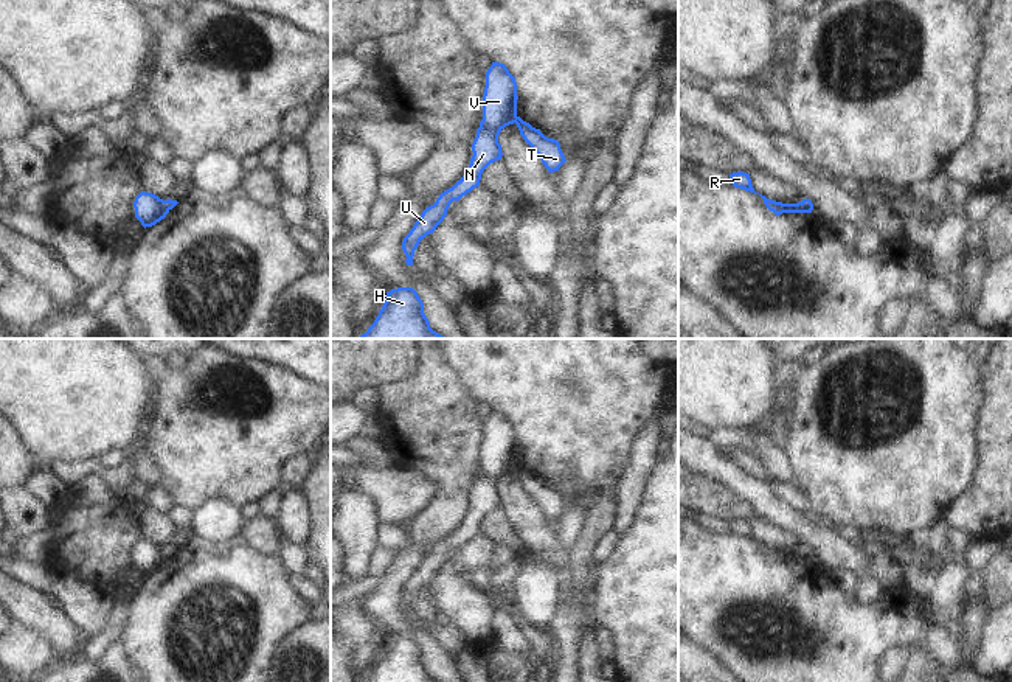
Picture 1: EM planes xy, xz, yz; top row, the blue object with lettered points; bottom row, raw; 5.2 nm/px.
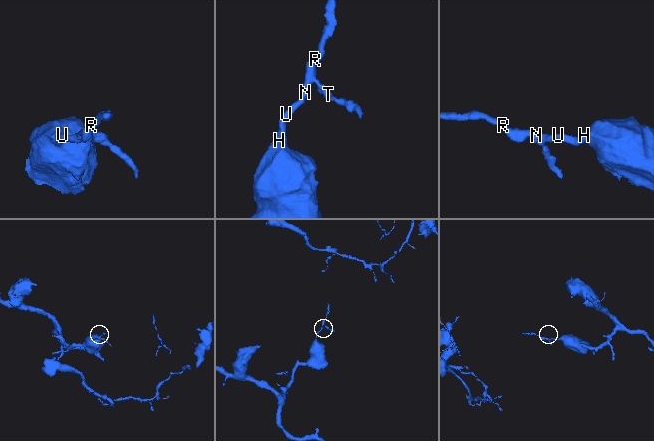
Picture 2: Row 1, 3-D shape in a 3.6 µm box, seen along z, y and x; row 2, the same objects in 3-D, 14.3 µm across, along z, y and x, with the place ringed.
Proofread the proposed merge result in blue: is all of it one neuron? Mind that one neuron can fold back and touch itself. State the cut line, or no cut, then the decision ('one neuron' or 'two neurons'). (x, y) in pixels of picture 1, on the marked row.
xz (516, 115), (514, 121) | two neurons

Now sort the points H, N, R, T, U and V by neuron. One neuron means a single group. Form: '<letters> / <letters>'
H N R U V / T

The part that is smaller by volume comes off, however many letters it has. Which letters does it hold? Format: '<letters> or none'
T

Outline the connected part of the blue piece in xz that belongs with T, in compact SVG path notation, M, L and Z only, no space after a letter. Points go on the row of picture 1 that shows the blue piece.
M515 117L515 124L523 140L537 154L548 172L559 171L559 168L567 162L559 141L545 137L540 129L532 127L520 117Z

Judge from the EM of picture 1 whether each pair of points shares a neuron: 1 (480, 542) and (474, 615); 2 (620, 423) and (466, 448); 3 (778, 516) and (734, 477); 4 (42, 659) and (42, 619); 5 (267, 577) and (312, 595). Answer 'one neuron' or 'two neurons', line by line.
1: one neuron
2: two neurons
3: one neuron
4: two neurons
5: two neurons

